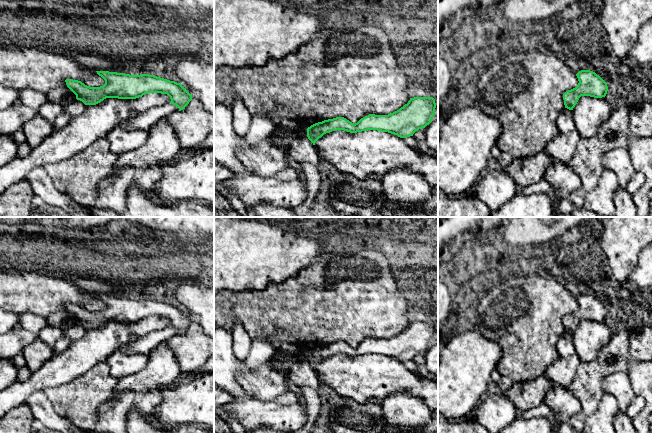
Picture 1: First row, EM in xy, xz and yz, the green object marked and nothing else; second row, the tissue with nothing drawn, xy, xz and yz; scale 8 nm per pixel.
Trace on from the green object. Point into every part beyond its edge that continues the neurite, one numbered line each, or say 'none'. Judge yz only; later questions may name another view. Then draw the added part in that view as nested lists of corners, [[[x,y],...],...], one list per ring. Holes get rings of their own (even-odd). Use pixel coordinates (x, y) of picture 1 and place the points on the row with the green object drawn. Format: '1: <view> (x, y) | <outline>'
none

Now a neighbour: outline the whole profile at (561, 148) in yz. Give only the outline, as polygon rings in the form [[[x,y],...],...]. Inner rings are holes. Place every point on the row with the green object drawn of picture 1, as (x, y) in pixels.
[[[577,130],[557,134],[544,148],[553,161],[569,163],[577,150],[581,136]]]

